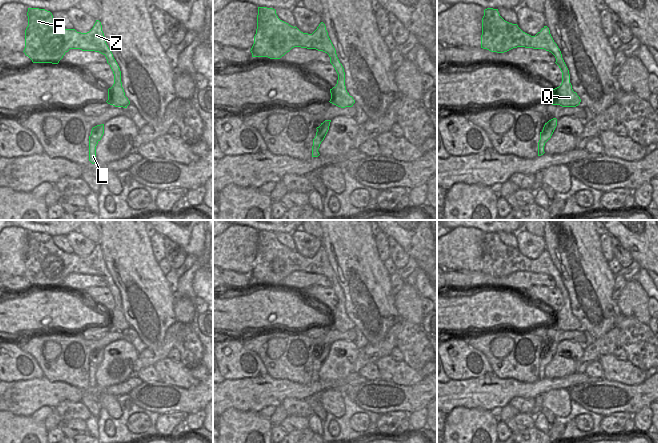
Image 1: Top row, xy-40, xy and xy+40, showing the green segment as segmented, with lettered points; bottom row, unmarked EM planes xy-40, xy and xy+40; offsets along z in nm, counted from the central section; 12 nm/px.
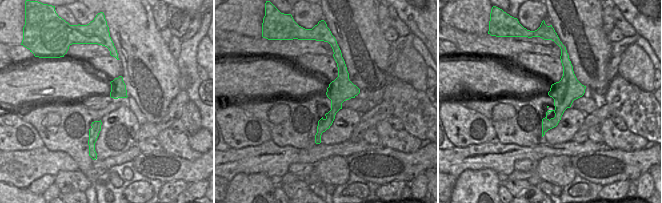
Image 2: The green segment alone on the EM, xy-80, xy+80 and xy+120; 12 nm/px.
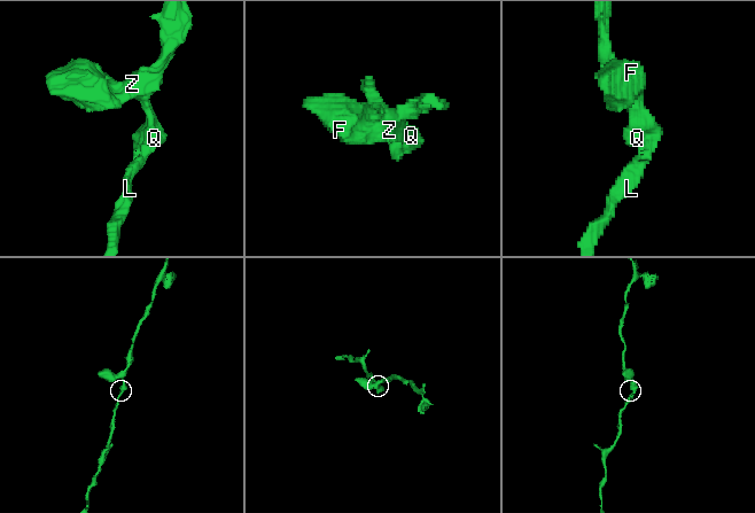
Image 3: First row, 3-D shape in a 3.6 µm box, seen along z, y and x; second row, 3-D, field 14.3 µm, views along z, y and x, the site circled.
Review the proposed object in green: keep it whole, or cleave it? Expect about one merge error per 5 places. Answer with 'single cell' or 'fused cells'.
single cell

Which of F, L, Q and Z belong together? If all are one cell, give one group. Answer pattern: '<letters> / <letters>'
F L Q Z

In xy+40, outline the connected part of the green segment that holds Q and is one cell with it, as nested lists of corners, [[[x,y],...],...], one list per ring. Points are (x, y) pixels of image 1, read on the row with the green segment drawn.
[[[485,9],[482,18],[481,48],[504,53],[517,47],[544,49],[555,56],[555,63],[562,72],[562,83],[559,87],[552,89],[550,100],[552,105],[576,107],[580,104],[581,99],[572,89],[569,70],[549,28],[544,26],[535,36],[531,36],[523,32],[517,24],[505,21],[500,16],[498,9]]]

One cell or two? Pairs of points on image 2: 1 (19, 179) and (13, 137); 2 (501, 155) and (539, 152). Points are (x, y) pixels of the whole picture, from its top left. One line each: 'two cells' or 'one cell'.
1: two cells
2: one cell

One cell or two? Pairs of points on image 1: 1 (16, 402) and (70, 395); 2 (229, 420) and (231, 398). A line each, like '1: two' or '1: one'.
1: one
2: two

